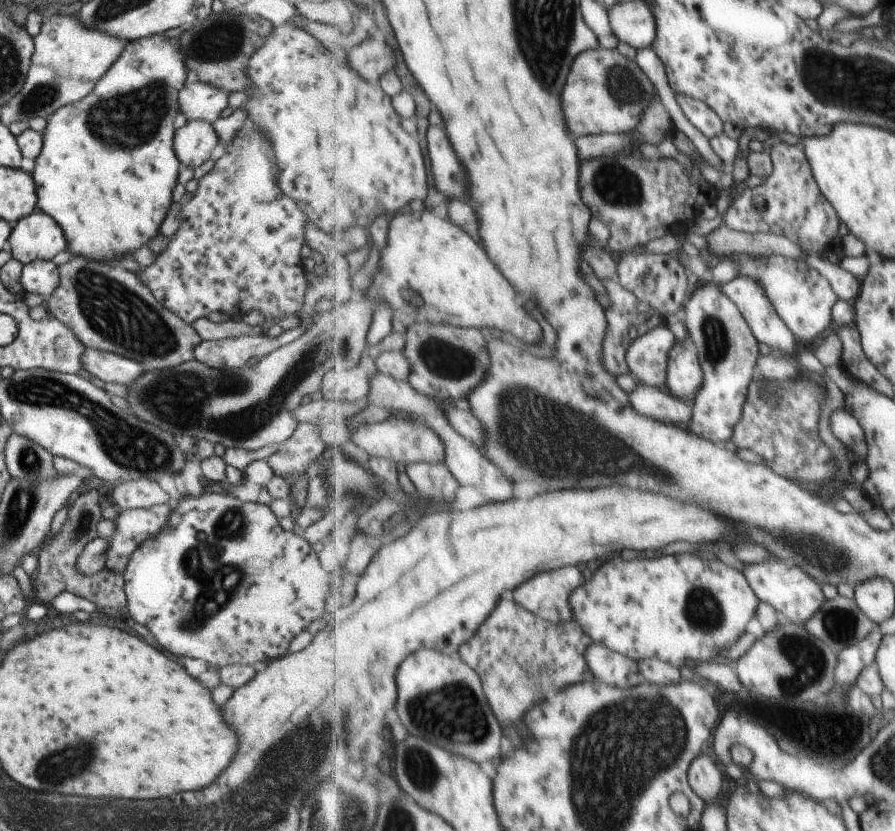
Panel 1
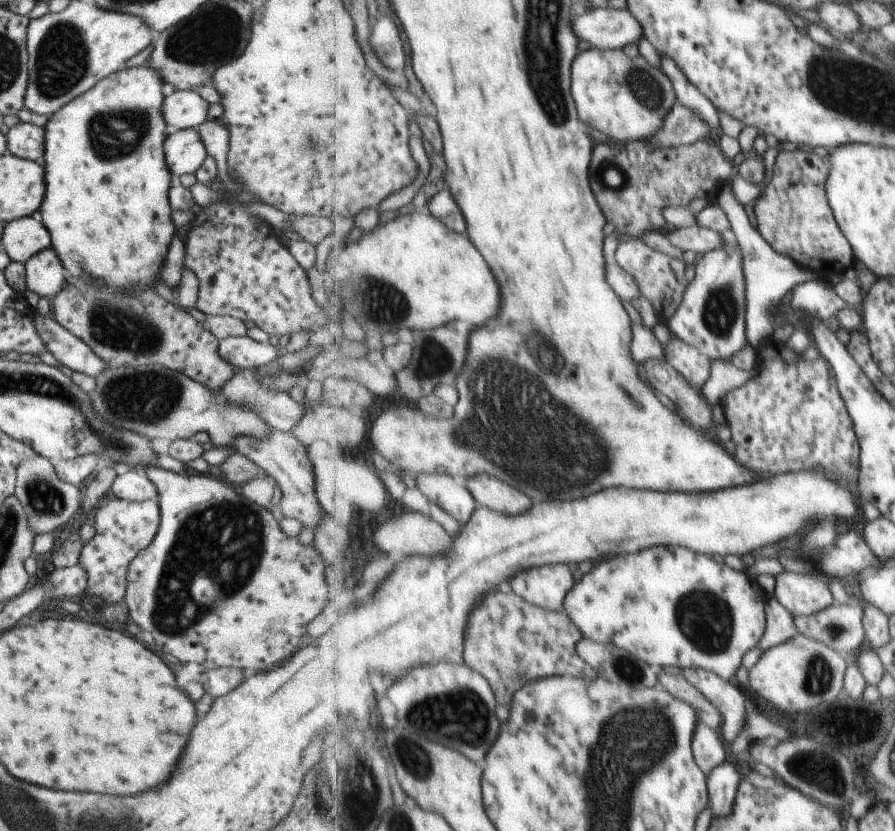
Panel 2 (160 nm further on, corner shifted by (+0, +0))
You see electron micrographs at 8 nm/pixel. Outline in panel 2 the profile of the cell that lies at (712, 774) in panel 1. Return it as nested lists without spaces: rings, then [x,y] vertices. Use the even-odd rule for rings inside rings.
[[[699,721],[694,735],[694,758],[707,776],[728,758],[727,755],[725,756],[723,739],[719,740],[718,731],[718,728],[713,729],[705,722]]]

